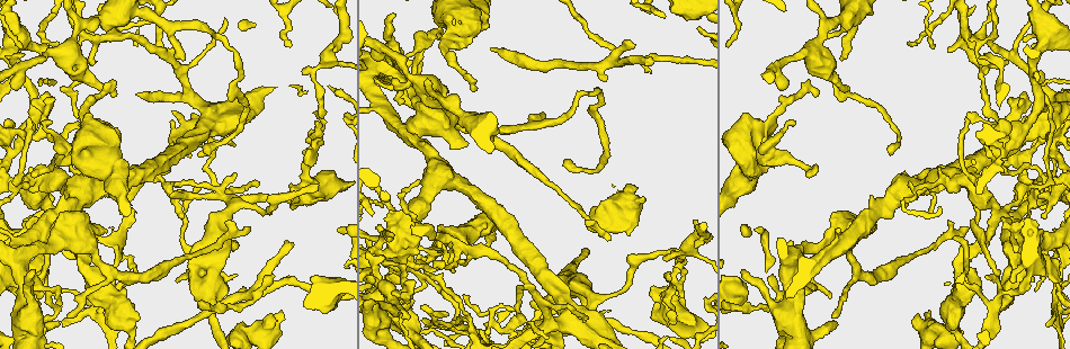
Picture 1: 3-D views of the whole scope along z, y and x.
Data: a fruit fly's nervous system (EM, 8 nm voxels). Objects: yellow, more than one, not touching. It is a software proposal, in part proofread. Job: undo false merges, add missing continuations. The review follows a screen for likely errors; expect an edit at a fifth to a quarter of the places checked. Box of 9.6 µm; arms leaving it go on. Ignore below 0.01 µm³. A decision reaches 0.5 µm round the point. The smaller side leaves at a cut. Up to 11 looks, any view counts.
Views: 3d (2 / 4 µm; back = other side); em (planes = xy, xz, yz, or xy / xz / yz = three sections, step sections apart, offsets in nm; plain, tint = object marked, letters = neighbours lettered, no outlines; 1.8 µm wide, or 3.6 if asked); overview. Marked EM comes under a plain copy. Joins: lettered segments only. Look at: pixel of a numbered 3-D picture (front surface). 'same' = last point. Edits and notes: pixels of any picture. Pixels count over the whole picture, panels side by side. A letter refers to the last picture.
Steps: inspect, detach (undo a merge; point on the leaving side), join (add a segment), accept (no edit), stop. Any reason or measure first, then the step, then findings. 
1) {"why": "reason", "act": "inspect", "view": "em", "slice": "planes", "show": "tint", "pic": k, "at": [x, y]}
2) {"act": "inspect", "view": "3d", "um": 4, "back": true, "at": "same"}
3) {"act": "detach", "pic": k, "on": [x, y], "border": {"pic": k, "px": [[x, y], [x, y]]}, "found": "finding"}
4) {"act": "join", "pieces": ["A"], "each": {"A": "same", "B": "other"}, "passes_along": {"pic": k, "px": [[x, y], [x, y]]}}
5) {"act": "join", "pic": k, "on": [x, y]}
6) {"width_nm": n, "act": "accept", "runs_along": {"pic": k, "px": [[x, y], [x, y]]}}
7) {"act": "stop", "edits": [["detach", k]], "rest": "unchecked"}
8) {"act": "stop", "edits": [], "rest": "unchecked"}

{"why": "branch point", "act": "inspect", "view": "em", "slice": "xz", "step": 4, "show": "tint", "pic": 1, "at": [425, 43]}

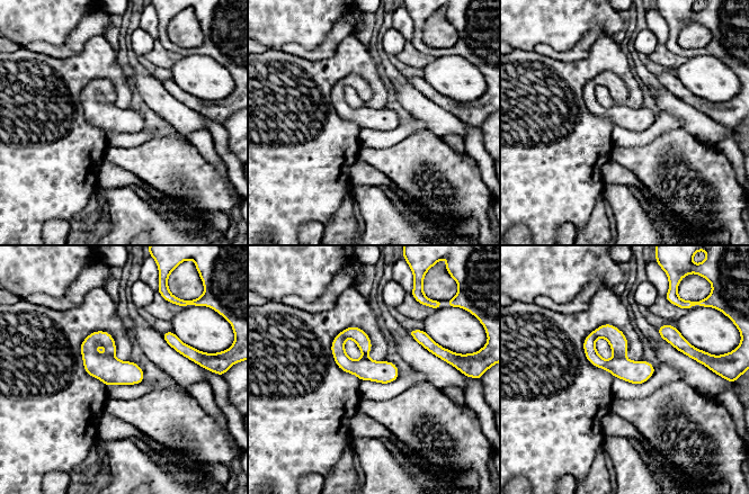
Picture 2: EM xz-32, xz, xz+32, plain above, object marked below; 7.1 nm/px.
{"act": "inspect", "view": "em", "slice": "planes", "show": "letters", "at": "same"}

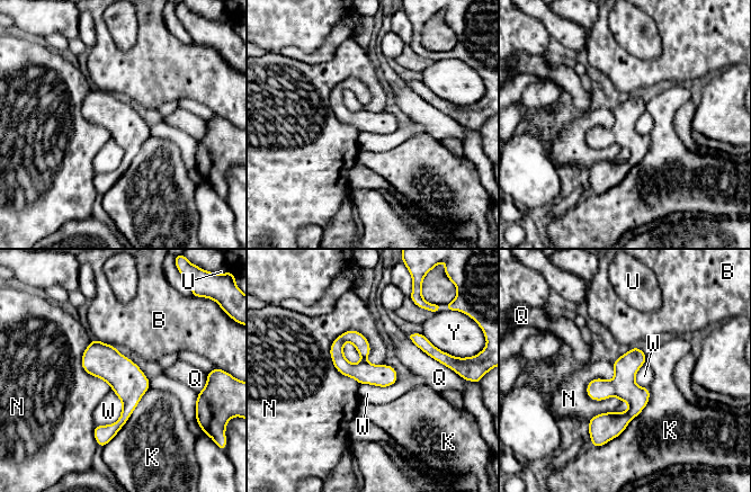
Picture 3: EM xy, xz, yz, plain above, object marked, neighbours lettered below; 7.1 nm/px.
{"act": "accept", "each": {"B": "other", "K": "other", "N": "other", "Q": "other", "U": "other", "W": "other", "Y": "other"}, "runs_along": {"pic": 3, "px": [[95, 342], [126, 381], [126, 412], [104, 440]]}, "found": "one neuron here"}

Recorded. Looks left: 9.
{"why": "calibre changes", "act": "inspect", "view": "3d", "um": 4, "pic": 1, "at": [68, 51]}

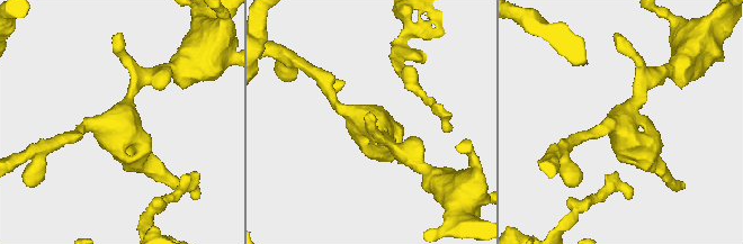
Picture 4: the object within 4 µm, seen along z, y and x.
{"arms": 3, "arm_widths_nm": [180, 220, 300], "why": "shape alone is not enough", "act": "inspect", "view": "em", "um": 3.6, "slice": "planes", "show": "letters", "pic": 4, "at": [621, 120]}

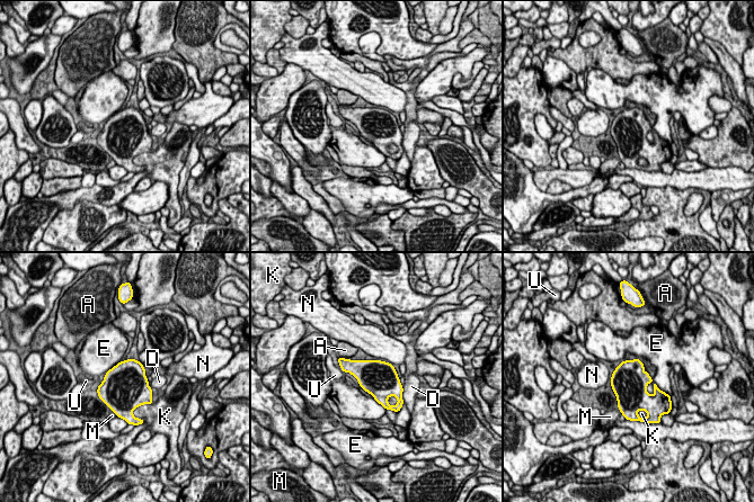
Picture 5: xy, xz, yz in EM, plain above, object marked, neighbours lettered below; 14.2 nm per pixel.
{"width_nm": 500, "act": "accept", "each": {"A": "other", "D": "other", "E": "other", "K": "other", "M": "other", "N": "other", "U": "other"}, "border": {"pic": 5, "px": [[646, 385], [655, 384], [665, 393]]}, "found": "continuous, no second neuron"}

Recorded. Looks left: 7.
{"why": "sharp bend", "act": "inspect", "view": "em", "slice": "planes", "show": "letters", "pic": 1, "at": [375, 271]}

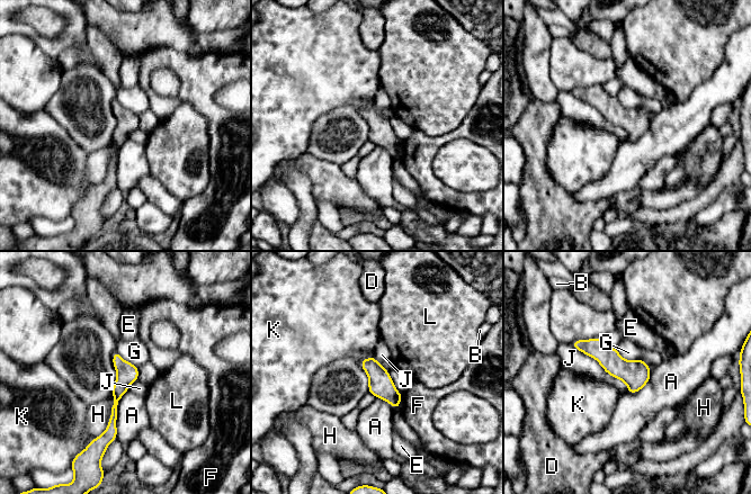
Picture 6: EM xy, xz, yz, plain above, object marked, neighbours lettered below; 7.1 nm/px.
{"longest_contact_nm": ["J", 550], "act": "accept", "each": {"A": "other", "B": "other", "D": "other", "E": "other", "F": "other", "G": "other", "H": "other", "J": "other", "K": "other", "L": "other"}, "border": {"pic": 6, "px": [[570, 343], [620, 379], [627, 392]]}, "found": "one neuron here"}

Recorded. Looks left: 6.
{"why": "an open end", "act": "inspect", "view": "em", "um": 3.6, "slice": "planes", "show": "tint", "pic": 1, "at": [670, 320]}

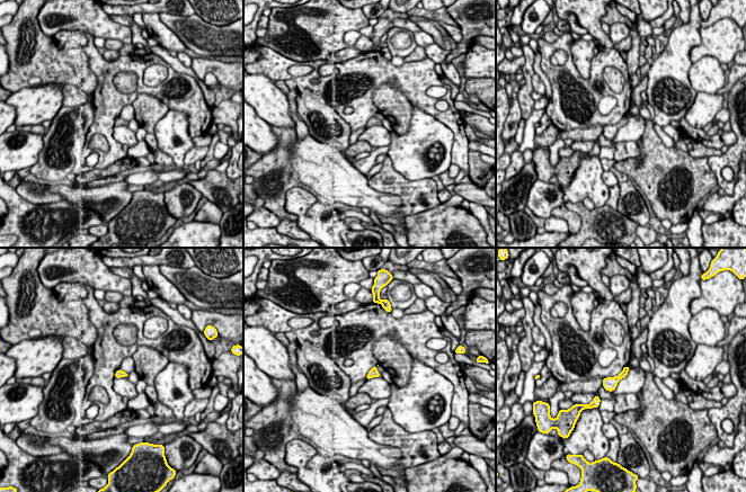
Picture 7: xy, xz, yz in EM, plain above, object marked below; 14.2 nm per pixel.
{"act": "inspect", "view": "em", "um": 3.6, "slice": "planes", "show": "letters", "at": "same"}

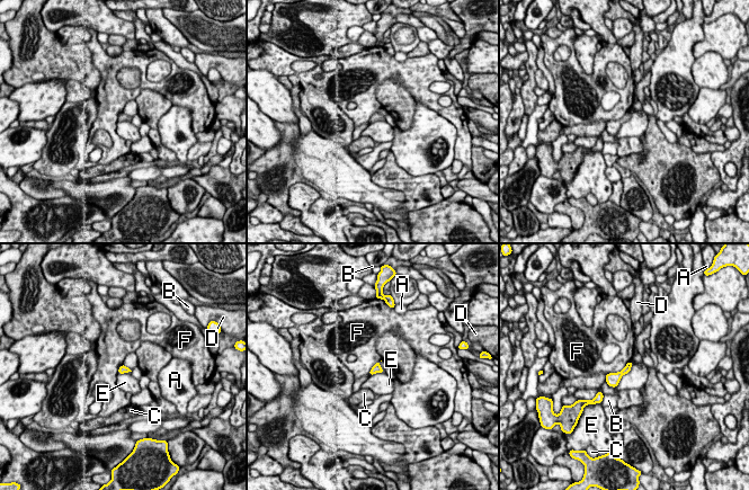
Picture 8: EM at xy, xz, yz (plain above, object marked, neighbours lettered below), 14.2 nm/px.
{"longest_contact_nm": ["E", 440], "act": "accept", "each": {"A": "other", "B": "other", "C": "other", "D": "other", "E": "other", "F": "other"}, "border": {"pic": 8, "px": [[631, 361], [620, 371], [606, 374]]}, "found": "none of them fits"}

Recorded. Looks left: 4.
{"why": "abrupt turn", "act": "inspect", "view": "em", "um": 3.6, "slice": "planes", "show": "letters", "pic": 1, "at": [1055, 311]}

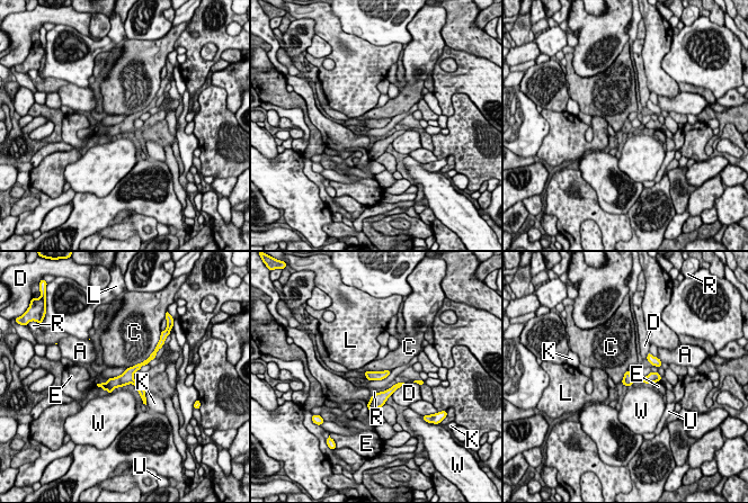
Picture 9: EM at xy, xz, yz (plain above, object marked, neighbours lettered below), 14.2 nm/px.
{"act": "accept", "each": {"A": "other", "C": "other", "D": "other", "E": "other", "K": "other", "L": "other", "R": "other", "U": "other", "W": "other"}, "found": "continuous, no second neuron"}

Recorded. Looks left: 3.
{"act": "stop", "edits": [], "rest": "unchecked"}

